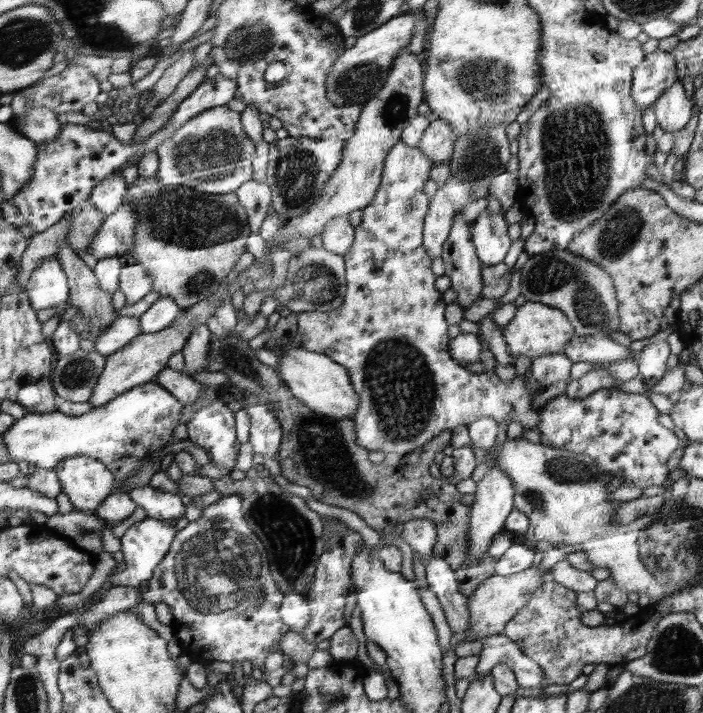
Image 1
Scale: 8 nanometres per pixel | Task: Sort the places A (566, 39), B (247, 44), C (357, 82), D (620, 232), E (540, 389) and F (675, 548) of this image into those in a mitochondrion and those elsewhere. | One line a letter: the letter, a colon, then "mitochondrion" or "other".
A: other
B: mitochondrion
C: mitochondrion
D: mitochondrion
E: other
F: mitochondrion

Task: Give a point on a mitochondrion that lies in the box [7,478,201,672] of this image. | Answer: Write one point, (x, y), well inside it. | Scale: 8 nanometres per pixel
(82, 531)

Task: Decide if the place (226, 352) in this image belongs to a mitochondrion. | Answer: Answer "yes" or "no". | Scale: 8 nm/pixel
yes

